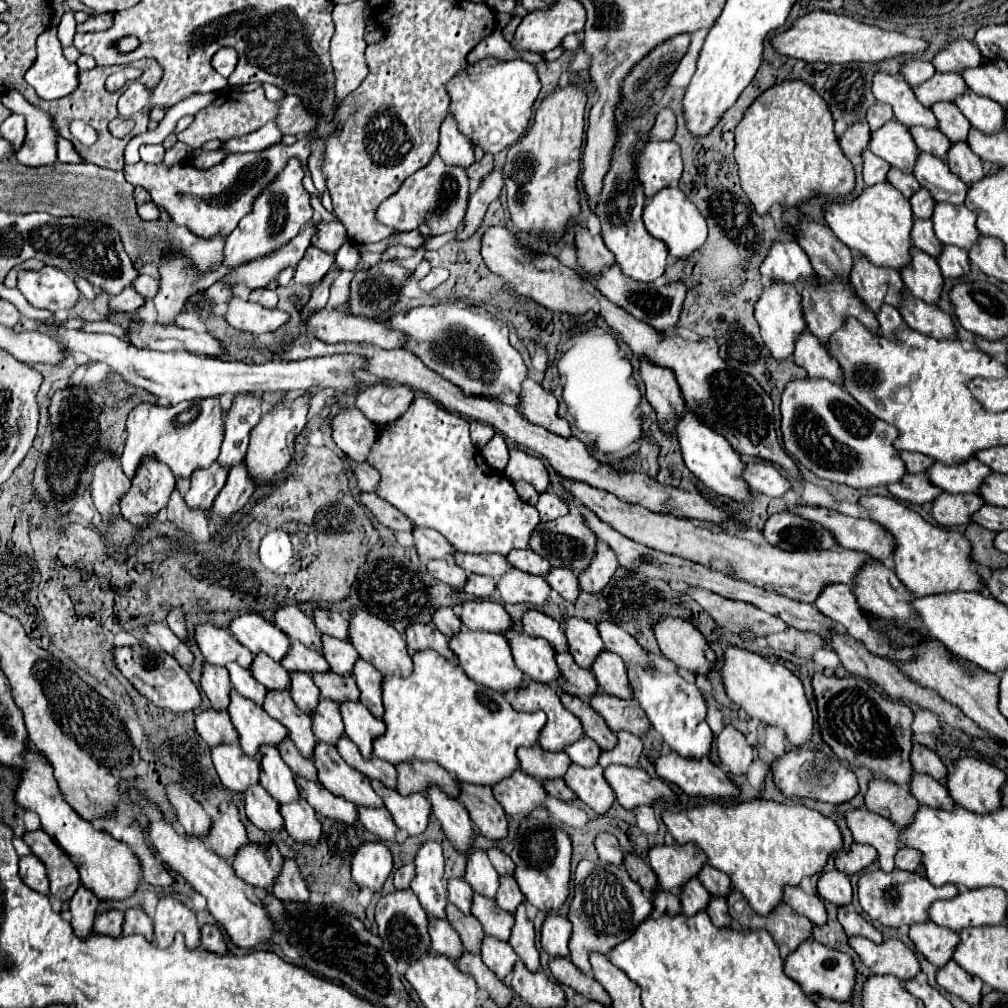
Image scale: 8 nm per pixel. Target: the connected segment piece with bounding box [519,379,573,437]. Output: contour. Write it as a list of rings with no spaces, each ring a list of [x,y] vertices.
[[[533,379],[525,381],[525,389],[523,389],[521,405],[519,405],[521,415],[525,415],[525,419],[531,421],[531,423],[549,429],[555,435],[571,437],[573,433],[571,433],[571,427],[569,427],[567,419],[561,419],[557,415],[557,405],[559,403],[557,403],[553,393],[545,391]]]

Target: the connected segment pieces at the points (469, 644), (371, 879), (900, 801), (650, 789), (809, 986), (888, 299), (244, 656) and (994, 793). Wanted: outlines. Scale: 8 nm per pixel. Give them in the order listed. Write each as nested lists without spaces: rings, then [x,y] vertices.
[[[463,627],[459,633],[449,637],[449,649],[455,653],[459,665],[473,681],[477,681],[493,691],[507,695],[507,693],[513,693],[513,689],[521,687],[521,683],[523,683],[523,673],[515,667],[509,643],[505,641],[505,637],[501,633],[471,631],[471,629]]]
[[[365,841],[361,843],[351,859],[353,881],[359,887],[369,887],[371,891],[379,891],[385,879],[393,871],[391,851],[381,841]]]
[[[873,777],[869,781],[869,789],[865,793],[865,807],[891,819],[897,827],[909,825],[913,813],[917,811],[917,805],[917,799],[909,793],[907,787],[895,785],[881,777]]]
[[[609,765],[603,769],[603,777],[611,785],[617,801],[625,809],[635,809],[637,805],[651,805],[653,799],[661,799],[661,797],[675,801],[665,781],[649,777],[639,767]]]
[[[805,939],[793,953],[789,953],[789,957],[785,959],[785,973],[793,981],[797,981],[807,995],[821,993],[823,997],[835,1001],[849,1001],[855,985],[855,967],[851,963],[851,957],[811,939]]]
[[[859,255],[853,261],[849,281],[859,291],[859,297],[877,313],[883,303],[899,307],[901,293],[905,289],[901,275],[891,267],[877,267],[867,257]]]
[[[199,623],[195,625],[195,641],[205,661],[213,665],[227,665],[227,661],[237,661],[241,667],[249,667],[253,661],[253,653],[237,643],[237,639],[223,627]]]
[[[961,757],[953,763],[945,787],[953,801],[969,811],[991,813],[1001,805],[1001,785],[1005,773],[991,763],[975,757]]]

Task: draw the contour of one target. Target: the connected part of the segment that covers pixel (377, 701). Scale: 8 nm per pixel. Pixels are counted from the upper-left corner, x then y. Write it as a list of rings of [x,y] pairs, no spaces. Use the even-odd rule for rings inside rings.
[[[359,659],[353,667],[353,677],[357,681],[357,687],[361,691],[361,703],[367,705],[367,709],[381,719],[383,717],[383,705],[381,705],[381,681],[383,675],[369,665],[365,659]]]

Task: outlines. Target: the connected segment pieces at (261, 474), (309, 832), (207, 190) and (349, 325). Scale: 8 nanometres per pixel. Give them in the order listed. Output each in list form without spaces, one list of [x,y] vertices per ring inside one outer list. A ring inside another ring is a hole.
[[[303,393],[295,397],[293,401],[283,403],[281,407],[271,409],[261,417],[261,421],[251,431],[251,443],[247,449],[245,463],[249,467],[249,473],[259,483],[269,483],[277,473],[287,469],[287,465],[293,459],[293,443],[297,433],[301,433],[307,425],[307,411],[309,411],[309,393]]]
[[[299,797],[293,803],[287,805],[279,805],[279,813],[285,821],[285,829],[287,833],[301,843],[311,843],[315,845],[321,837],[321,823],[313,811],[313,807]]]
[[[307,133],[295,145],[287,147],[281,143],[265,151],[235,153],[211,169],[197,169],[189,161],[171,167],[167,167],[163,161],[157,165],[147,165],[139,161],[135,165],[125,165],[125,179],[133,185],[145,187],[151,193],[155,205],[167,209],[167,213],[177,225],[185,225],[201,237],[227,237],[237,227],[239,219],[251,211],[257,193],[261,193],[261,189],[269,185],[269,181],[273,181],[273,177],[285,167],[285,161],[289,157],[301,157],[303,165],[307,165],[307,157],[311,155],[313,143],[315,137]]]
[[[315,311],[307,319],[307,327],[315,331],[315,337],[325,343],[371,343],[385,349],[399,349],[401,337],[397,331],[385,327],[385,323],[377,323],[373,319],[357,317],[343,311]]]

